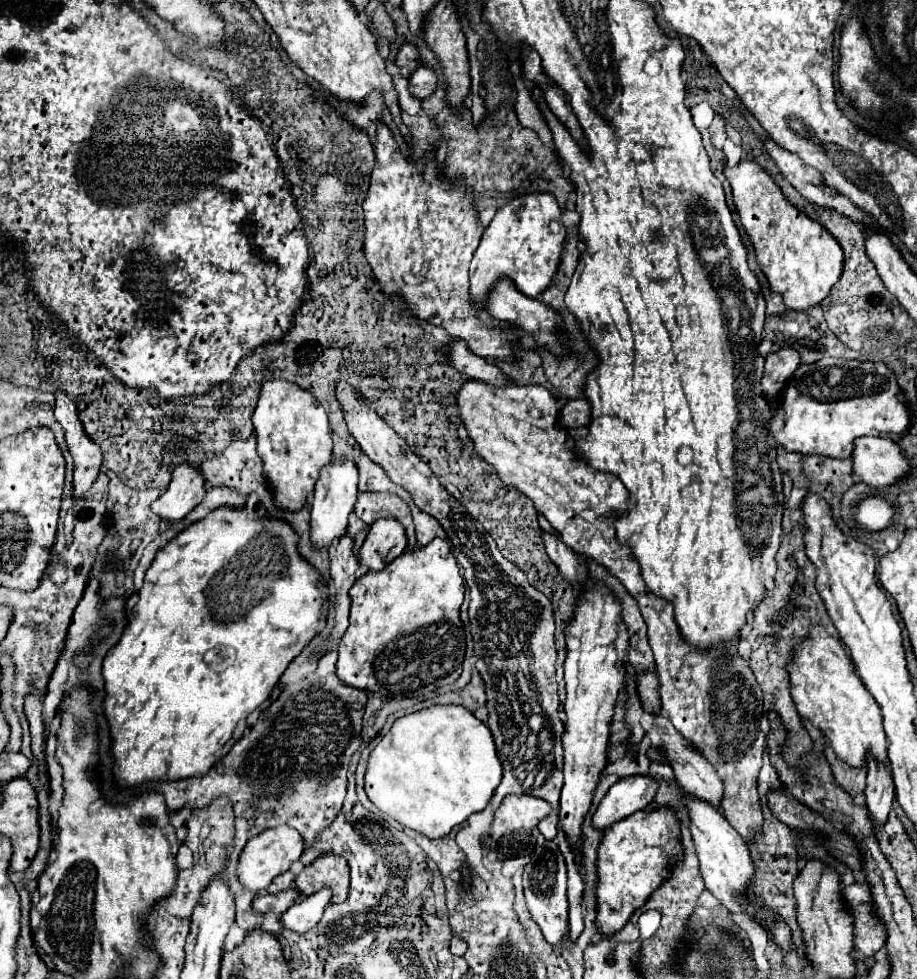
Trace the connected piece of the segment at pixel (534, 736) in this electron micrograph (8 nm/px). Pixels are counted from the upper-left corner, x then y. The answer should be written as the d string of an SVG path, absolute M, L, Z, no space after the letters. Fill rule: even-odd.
M336 383L336 393L338 401L346 413L348 429L358 441L360 449L376 463L380 465L390 481L396 485L404 487L410 495L412 501L416 503L418 509L424 513L430 513L446 531L452 547L454 547L454 557L458 563L464 567L464 579L470 589L470 607L468 607L468 617L470 617L470 631L474 639L474 657L476 657L476 669L486 681L486 707L488 707L488 727L494 735L498 759L502 761L502 781L496 787L490 807L496 811L498 805L502 803L502 797L508 793L526 793L532 797L540 797L552 805L552 815L558 811L558 799L560 799L560 789L564 785L562 777L562 733L564 733L564 723L558 717L558 683L556 683L556 641L554 641L554 611L552 611L552 601L532 587L524 575L522 569L518 569L510 559L506 559L498 547L492 535L482 527L480 521L476 521L436 479L436 475L430 471L430 467L420 461L410 447L406 445L404 439L400 439L370 407L364 405L364 401L354 393L354 389L346 383Z

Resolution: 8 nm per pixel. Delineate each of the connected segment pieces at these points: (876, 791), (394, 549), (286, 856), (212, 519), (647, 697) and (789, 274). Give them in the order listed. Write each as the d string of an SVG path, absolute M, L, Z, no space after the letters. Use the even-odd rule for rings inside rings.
M868 761L868 783L864 789L868 817L876 827L882 827L894 803L894 781L890 771L878 761Z
M382 519L370 525L364 545L358 551L358 563L368 571L380 571L406 551L406 535L398 521Z
M286 825L278 827L278 829L268 829L256 837L252 837L246 847L240 853L238 859L238 881L250 889L252 893L266 893L268 885L272 883L272 879L284 871L288 871L288 867L300 859L304 851L304 843L302 837L296 833L296 829L290 829Z
M216 509L210 517L194 523L194 527L184 529L166 549L158 551L154 565L146 571L146 579L142 589L138 591L138 603L130 611L128 625L120 637L120 641L106 653L102 663L104 677L104 699L102 709L110 727L110 751L112 751L112 771L114 783L120 787L140 787L148 781L180 781L188 777L204 777L214 763L222 761L222 757L230 751L230 747L242 737L246 729L246 717L254 709L258 709L278 683L280 675L286 671L288 663L304 649L304 645L318 635L326 625L326 609L328 609L328 589L322 583L318 571L308 565L296 553L296 533L290 525L278 519L256 519L256 513L248 513L246 509Z
M648 671L644 675L638 675L638 691L642 697L642 705L648 713L660 711L660 699L658 699L658 677L654 671Z
M740 161L732 169L724 169L732 185L734 205L742 227L754 245L756 261L766 275L770 289L782 295L786 309L808 311L820 305L844 269L844 255L838 241L816 221L800 213L774 185L772 177L756 161Z

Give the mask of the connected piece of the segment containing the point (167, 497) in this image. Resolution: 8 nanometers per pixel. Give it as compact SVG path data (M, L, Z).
M178 467L172 473L172 481L162 497L152 503L152 513L160 517L160 521L174 525L180 523L198 501L204 497L204 477L196 467Z

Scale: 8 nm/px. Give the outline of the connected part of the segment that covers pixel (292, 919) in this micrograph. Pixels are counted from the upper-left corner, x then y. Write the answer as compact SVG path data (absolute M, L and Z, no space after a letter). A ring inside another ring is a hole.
M322 889L310 897L302 897L282 915L282 925L294 933L306 933L320 921L326 905L330 901L330 889Z

